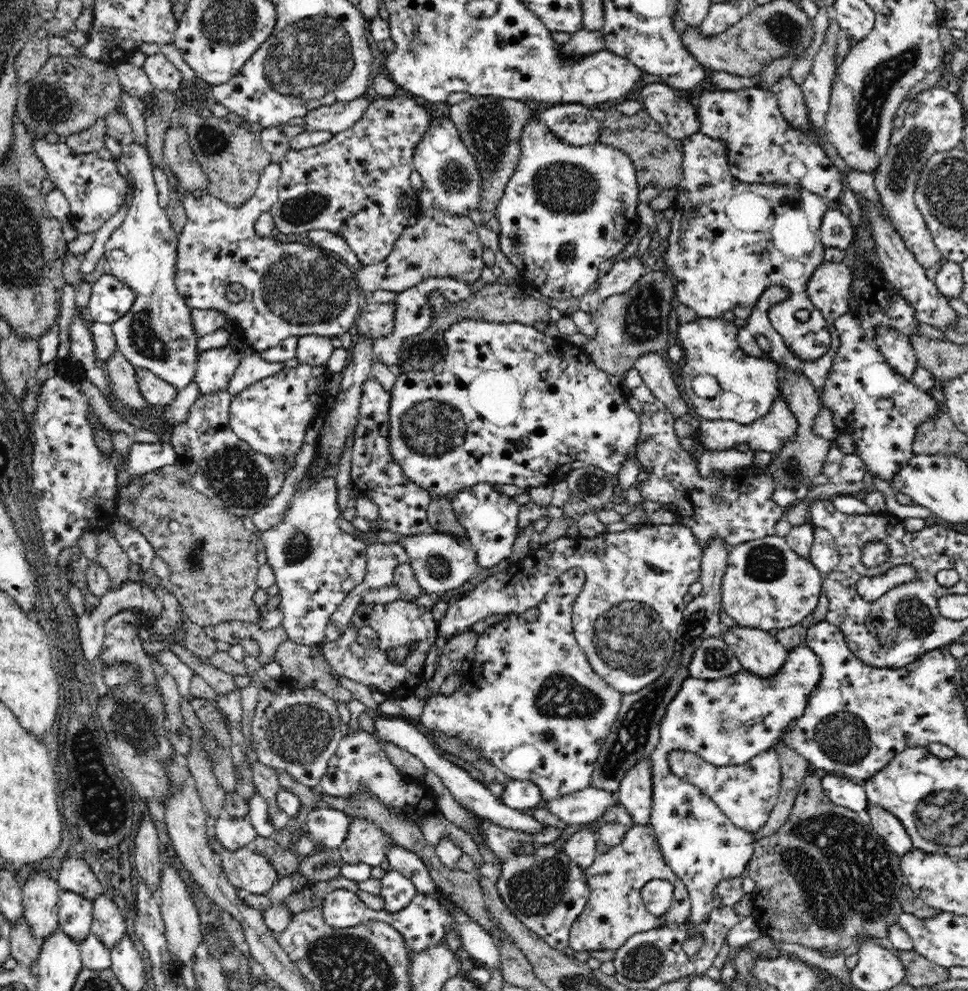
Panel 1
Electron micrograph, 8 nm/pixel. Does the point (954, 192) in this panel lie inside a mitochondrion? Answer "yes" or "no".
yes

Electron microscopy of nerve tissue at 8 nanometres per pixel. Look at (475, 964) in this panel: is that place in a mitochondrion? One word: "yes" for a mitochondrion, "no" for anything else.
no

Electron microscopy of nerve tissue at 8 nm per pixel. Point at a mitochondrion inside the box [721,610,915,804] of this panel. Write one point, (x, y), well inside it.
(843, 737)

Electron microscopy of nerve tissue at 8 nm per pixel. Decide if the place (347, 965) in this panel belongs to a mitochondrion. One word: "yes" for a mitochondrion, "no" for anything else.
yes

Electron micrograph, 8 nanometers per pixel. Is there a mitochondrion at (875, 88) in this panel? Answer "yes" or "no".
yes

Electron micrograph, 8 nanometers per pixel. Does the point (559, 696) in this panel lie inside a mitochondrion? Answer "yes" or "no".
yes

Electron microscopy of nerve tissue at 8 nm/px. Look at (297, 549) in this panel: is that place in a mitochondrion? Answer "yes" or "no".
yes

